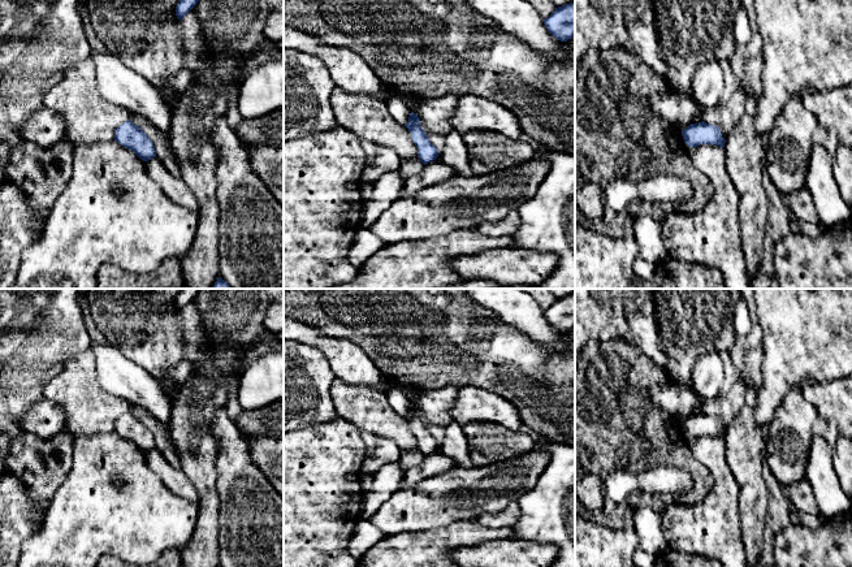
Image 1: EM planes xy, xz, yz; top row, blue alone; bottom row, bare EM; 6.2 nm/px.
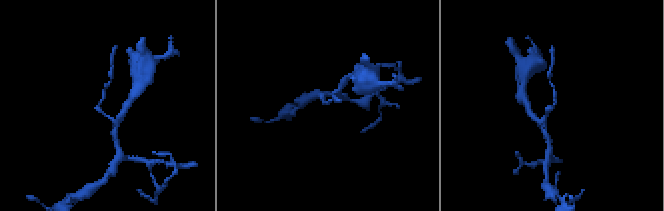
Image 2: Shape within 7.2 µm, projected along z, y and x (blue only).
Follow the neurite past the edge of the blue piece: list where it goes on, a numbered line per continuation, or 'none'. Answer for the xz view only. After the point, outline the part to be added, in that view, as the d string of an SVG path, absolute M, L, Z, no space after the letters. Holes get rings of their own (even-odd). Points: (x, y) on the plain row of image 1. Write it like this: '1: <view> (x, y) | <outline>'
none

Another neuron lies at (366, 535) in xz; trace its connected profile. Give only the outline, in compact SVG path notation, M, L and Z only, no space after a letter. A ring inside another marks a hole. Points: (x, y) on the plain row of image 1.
M359 519L349 540L351 555L360 558L366 551L384 540L386 534L367 519Z

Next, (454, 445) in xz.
M453 421L445 425L444 429L445 436L438 445L438 450L449 456L458 468L472 468L473 463L468 455L468 441L463 433L463 427Z

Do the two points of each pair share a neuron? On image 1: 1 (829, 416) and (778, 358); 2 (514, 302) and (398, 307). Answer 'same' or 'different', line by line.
1: different
2: different

